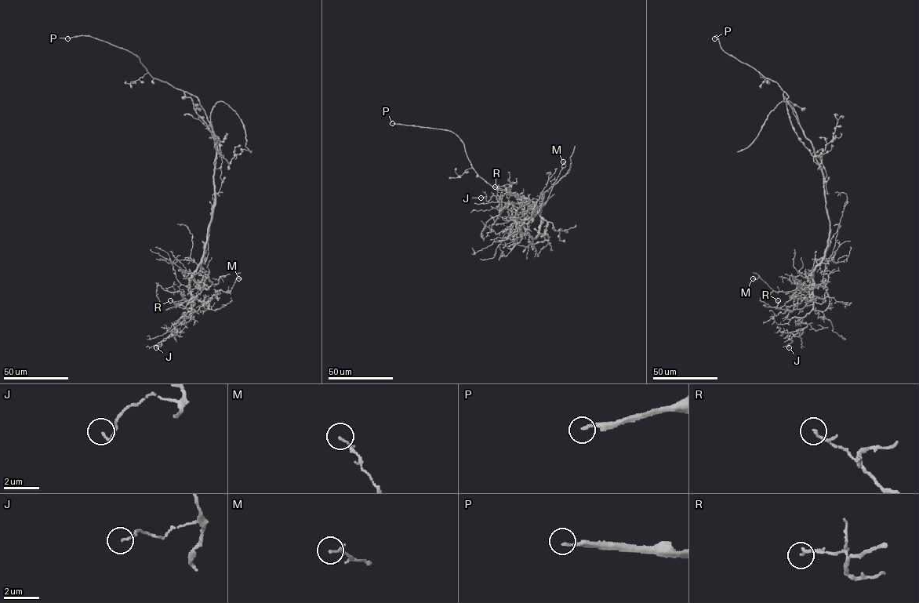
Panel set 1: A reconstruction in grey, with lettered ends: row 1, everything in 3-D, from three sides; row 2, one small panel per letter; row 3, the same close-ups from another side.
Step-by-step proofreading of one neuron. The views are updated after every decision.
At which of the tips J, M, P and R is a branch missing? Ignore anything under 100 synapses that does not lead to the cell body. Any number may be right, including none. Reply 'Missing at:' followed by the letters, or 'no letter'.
Missing at: P

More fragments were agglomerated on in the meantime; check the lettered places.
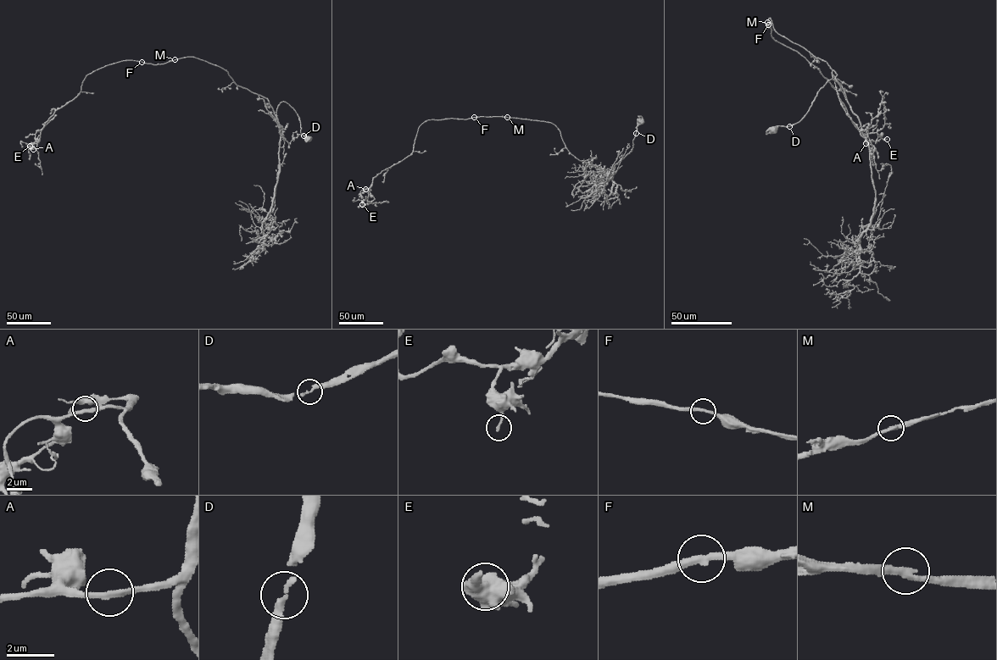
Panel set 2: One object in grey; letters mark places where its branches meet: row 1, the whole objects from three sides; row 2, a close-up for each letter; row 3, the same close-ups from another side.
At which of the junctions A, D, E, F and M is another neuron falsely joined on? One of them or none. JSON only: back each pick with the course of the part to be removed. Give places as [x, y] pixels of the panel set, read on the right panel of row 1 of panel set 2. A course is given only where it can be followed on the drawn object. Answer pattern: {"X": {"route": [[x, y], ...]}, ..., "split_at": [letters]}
{"split_at": []}

